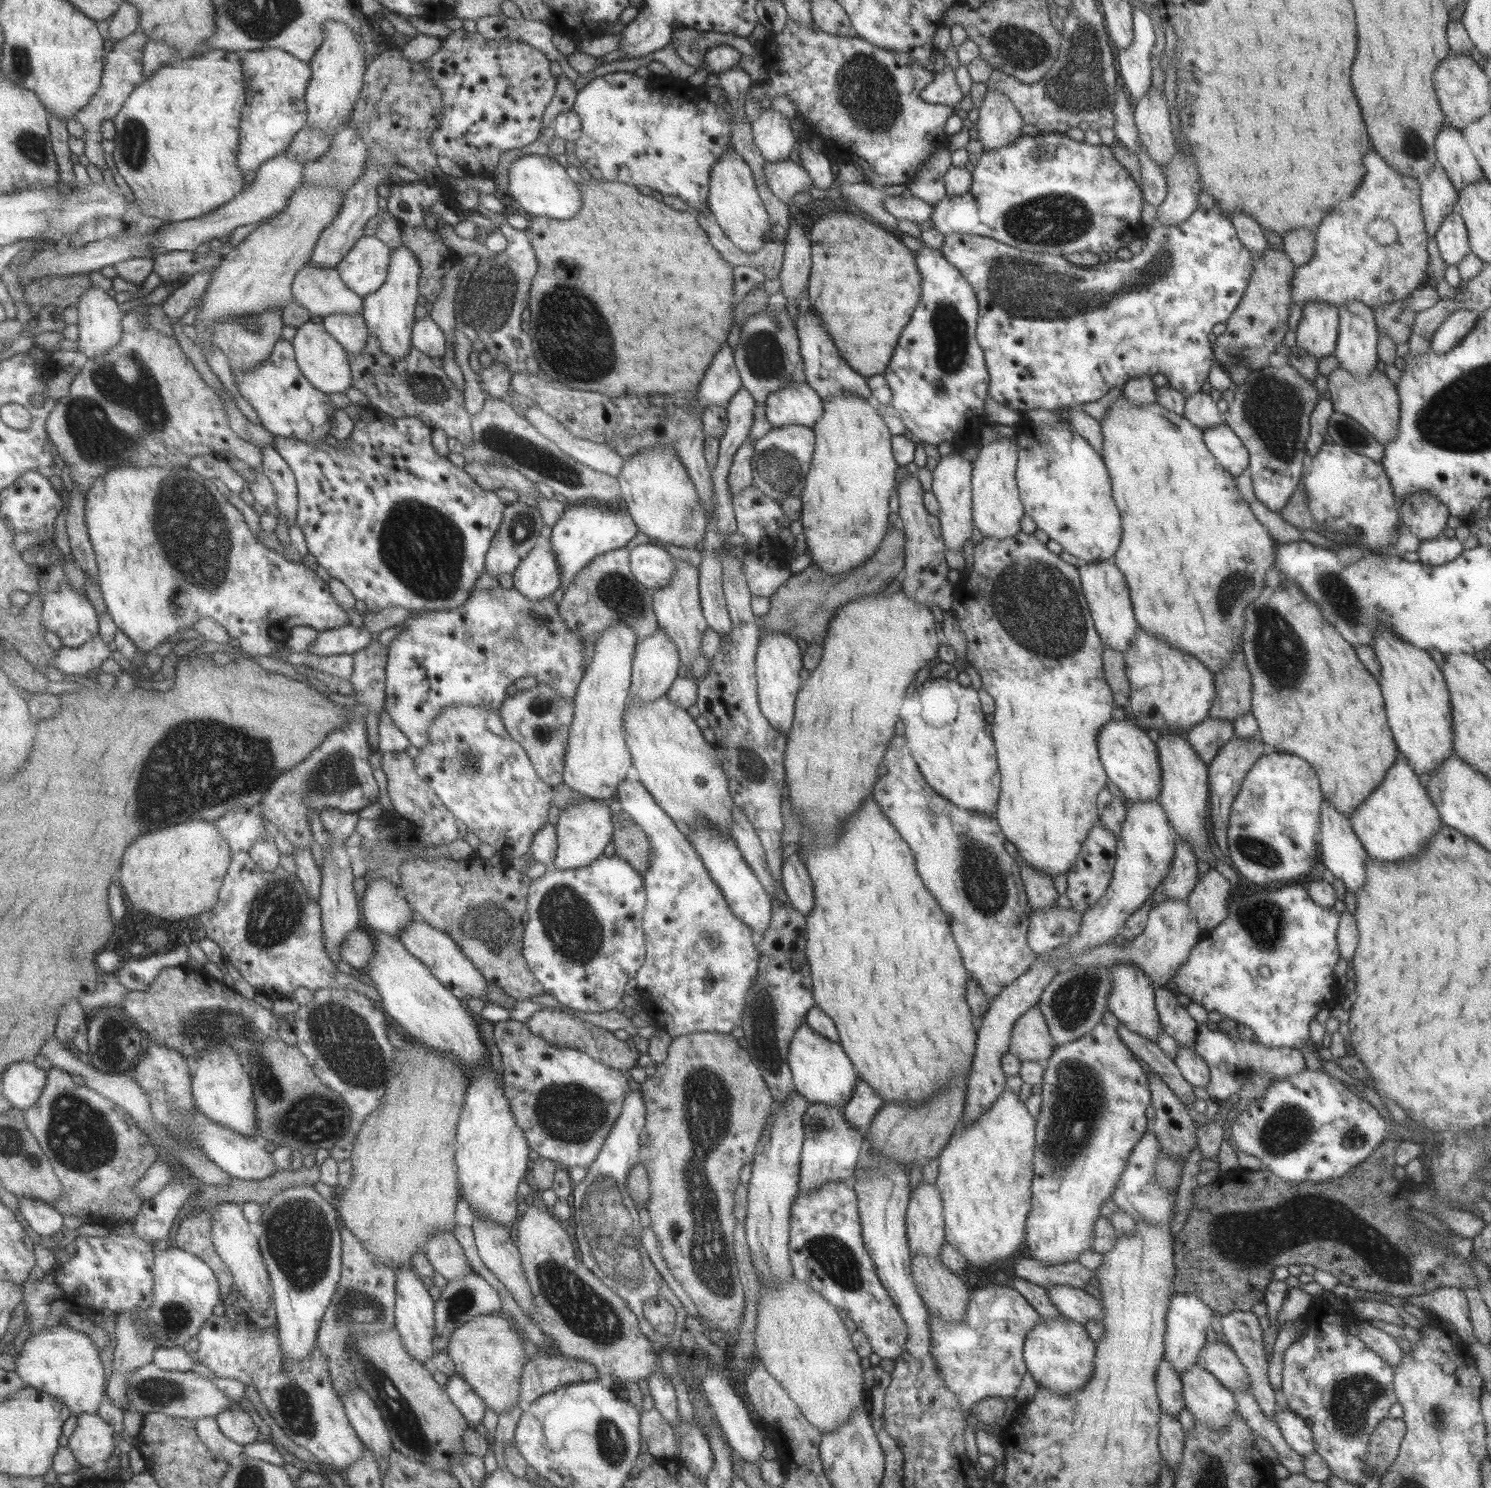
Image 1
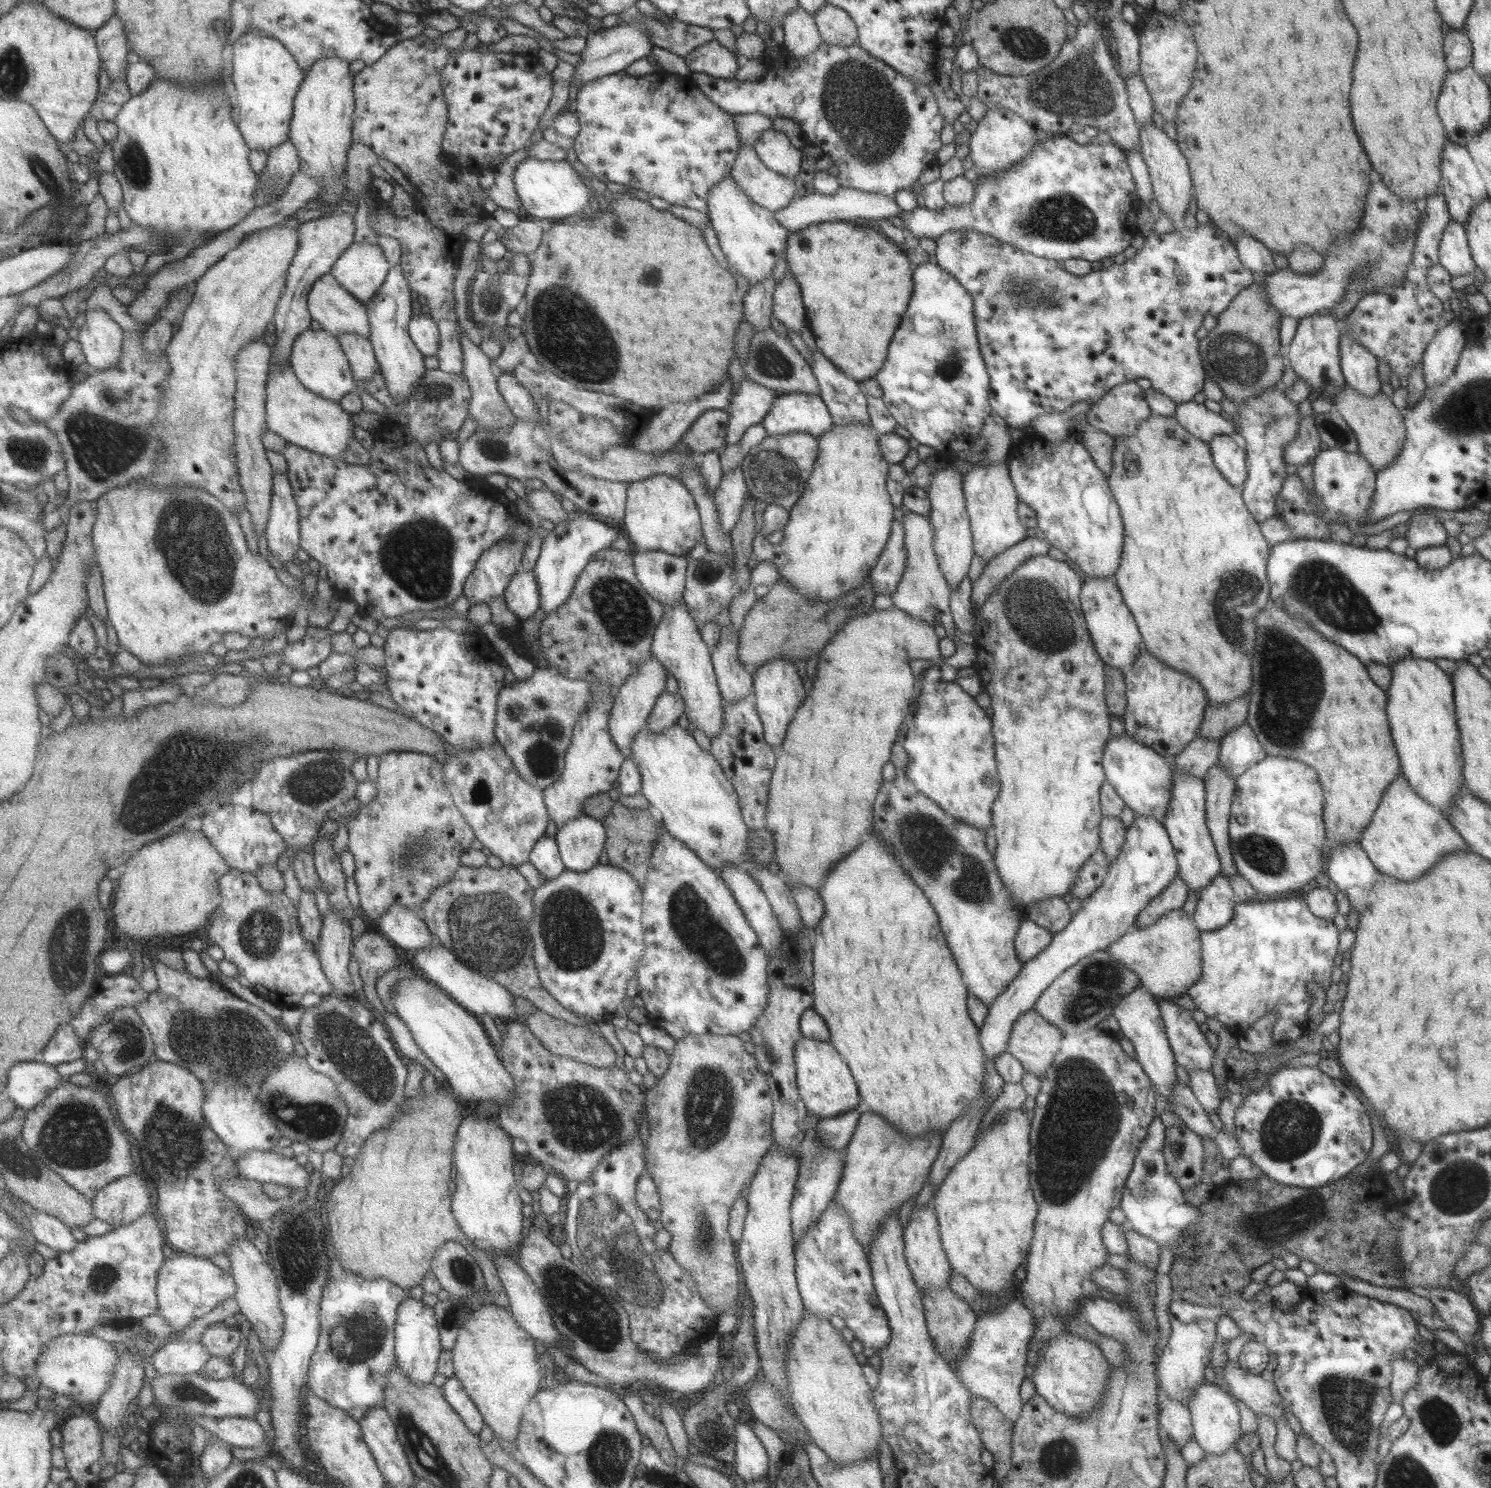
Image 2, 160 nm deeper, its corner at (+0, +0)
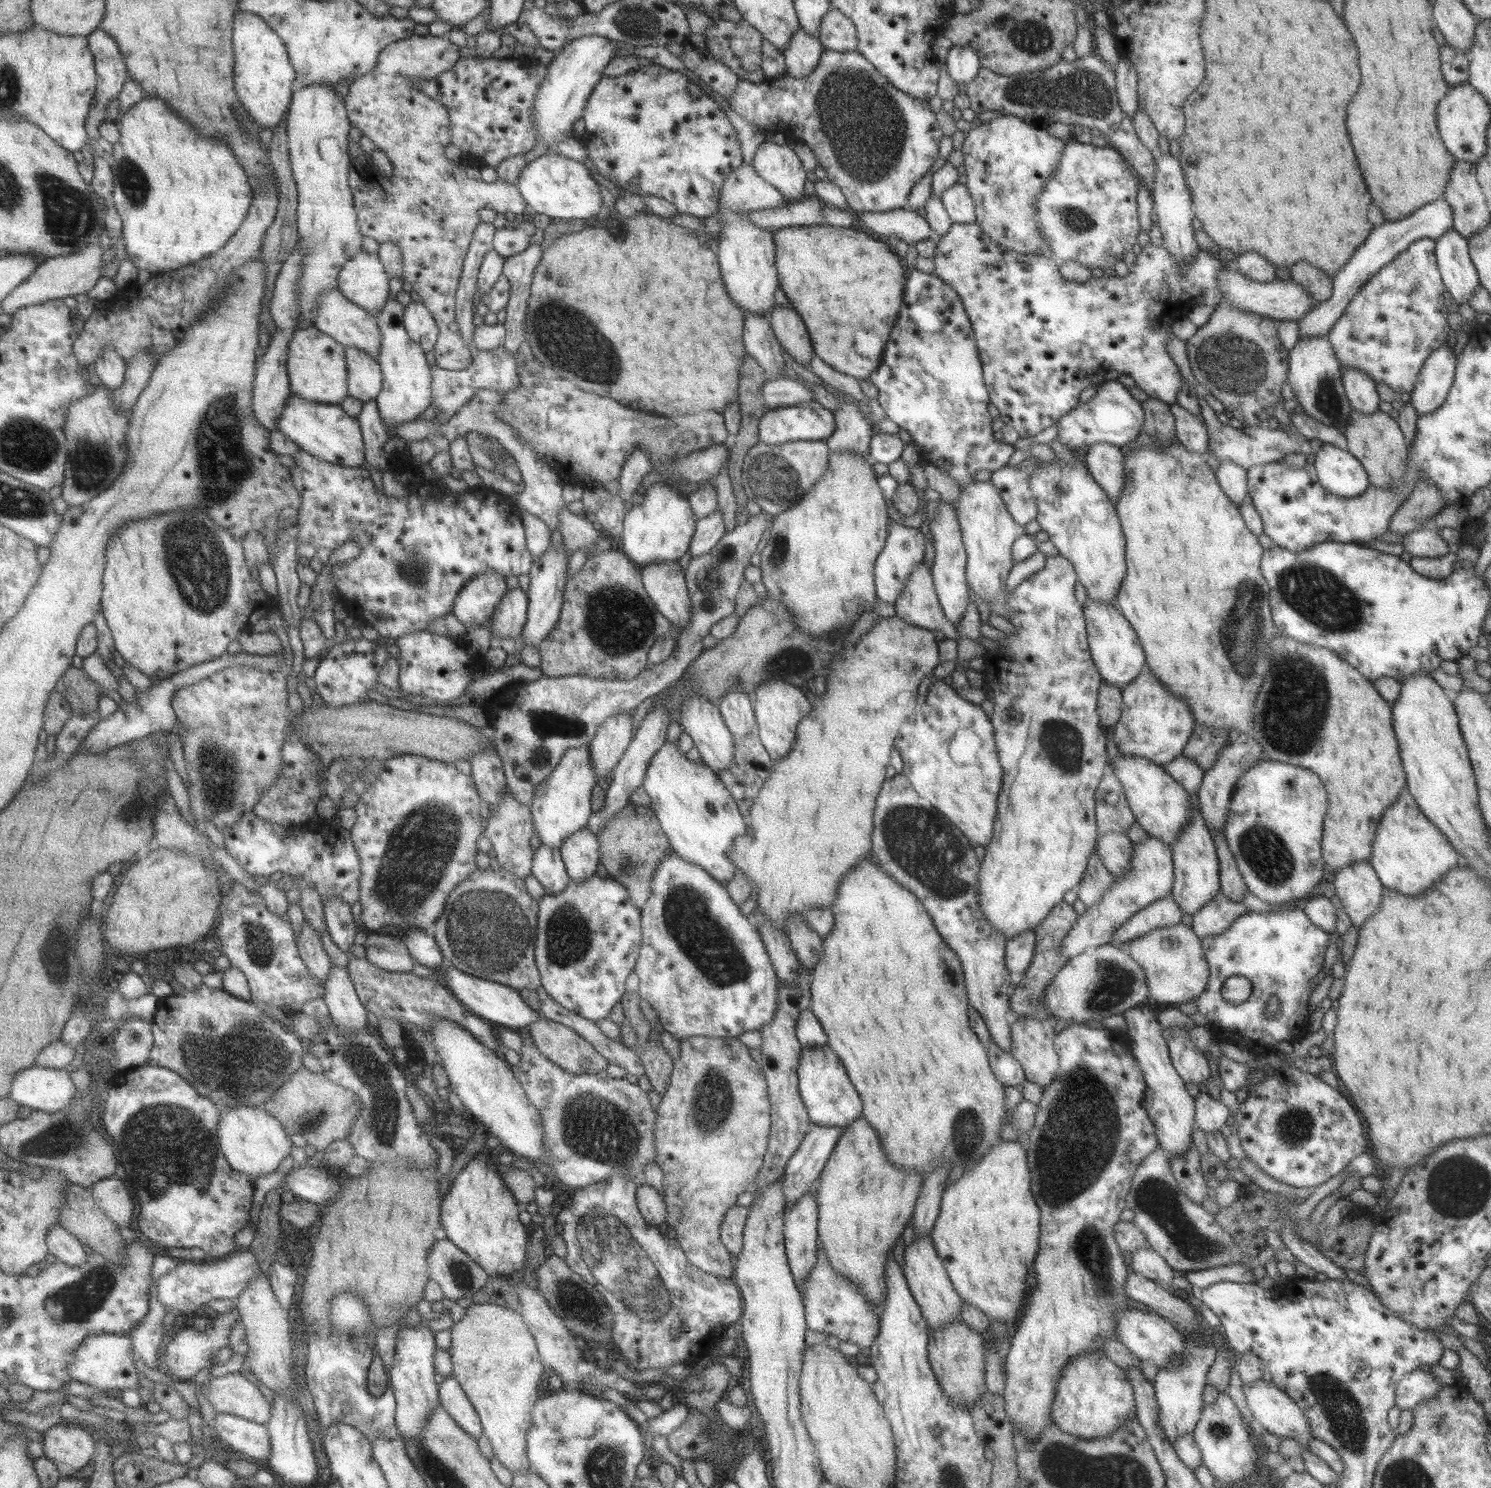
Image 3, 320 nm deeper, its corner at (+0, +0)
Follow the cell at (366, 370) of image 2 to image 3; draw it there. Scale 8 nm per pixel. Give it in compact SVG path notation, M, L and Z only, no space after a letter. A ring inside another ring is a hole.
M353 346L346 347L349 372L349 392L362 403L379 394L382 387L382 372L376 359Z

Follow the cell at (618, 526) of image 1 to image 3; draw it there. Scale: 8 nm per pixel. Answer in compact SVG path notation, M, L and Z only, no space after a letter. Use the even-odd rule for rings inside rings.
M564 546L550 547L539 557L535 558L529 569L529 589L527 593L527 614L521 636L525 638L525 645L527 647L535 647L543 641L555 623L557 623L560 609L563 602L563 590L565 590L565 583L568 581L565 576L566 563L569 554L564 552Z

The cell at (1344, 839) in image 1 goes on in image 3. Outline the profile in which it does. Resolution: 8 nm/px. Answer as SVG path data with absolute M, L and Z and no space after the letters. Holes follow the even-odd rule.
M1356 862L1334 873L1335 895L1349 917L1350 926L1358 928L1377 910L1382 899L1382 884L1368 862Z

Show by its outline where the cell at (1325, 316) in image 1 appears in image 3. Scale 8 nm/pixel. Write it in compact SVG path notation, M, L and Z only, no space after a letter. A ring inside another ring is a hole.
M1306 336L1296 342L1296 345L1288 351L1288 376L1287 382L1291 387L1296 404L1301 406L1303 414L1318 420L1325 426L1334 426L1342 430L1350 419L1351 405L1348 403L1341 378L1342 368L1335 358L1333 349L1326 336Z

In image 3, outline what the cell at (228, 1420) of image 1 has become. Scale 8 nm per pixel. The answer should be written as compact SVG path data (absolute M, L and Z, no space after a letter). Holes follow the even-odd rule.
M220 1412L216 1414L214 1437L229 1448L243 1454L249 1460L269 1460L272 1453L272 1440L268 1424Z

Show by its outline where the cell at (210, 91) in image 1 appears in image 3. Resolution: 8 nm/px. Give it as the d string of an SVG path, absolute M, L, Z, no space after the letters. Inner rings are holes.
M147 98L139 104L135 104L135 107L131 107L123 115L123 119L119 122L119 125L121 126L122 138L120 142L114 145L114 153L110 159L112 170L115 174L115 186L112 198L124 222L122 239L125 242L128 259L132 261L138 270L141 270L141 272L145 272L146 270L150 274L150 277L155 277L156 275L169 273L197 263L205 258L205 256L210 256L224 249L232 241L233 236L240 230L245 218L248 217L255 198L249 177L247 177L243 165L239 163L239 159L237 159L231 145L229 145L229 141L223 139L223 137L217 138L217 140L209 140L199 136L197 134L199 131L191 125L191 122L185 121L181 115L177 115L171 108L167 108L167 104L161 98Z

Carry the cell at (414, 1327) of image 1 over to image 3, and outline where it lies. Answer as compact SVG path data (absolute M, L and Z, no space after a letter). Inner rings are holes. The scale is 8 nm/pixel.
M432 1314L430 1319L422 1318L420 1324L404 1328L398 1332L394 1361L387 1373L387 1382L393 1389L396 1399L395 1425L401 1440L410 1440L428 1423L430 1414L439 1404L438 1384L433 1381L436 1373L432 1360L436 1350L434 1335L427 1329L427 1322L438 1318L439 1314Z

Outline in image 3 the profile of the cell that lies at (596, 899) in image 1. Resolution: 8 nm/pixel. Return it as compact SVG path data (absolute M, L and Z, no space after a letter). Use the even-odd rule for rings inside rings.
M596 874L581 882L571 880L559 894L541 897L536 915L534 963L542 989L564 1009L591 1022L608 1018L609 1010L626 991L625 978L635 966L641 942L640 911L628 900L625 887Z

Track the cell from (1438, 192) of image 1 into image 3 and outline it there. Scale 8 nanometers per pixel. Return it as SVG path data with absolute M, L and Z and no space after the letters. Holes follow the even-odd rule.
M1431 239L1409 244L1392 261L1381 266L1350 298L1341 316L1326 334L1342 371L1346 368L1362 370L1371 377L1371 381L1376 384L1385 383L1395 392L1410 393L1413 390L1423 361L1446 342L1450 332L1447 324L1448 311L1443 304L1444 286L1436 265L1434 246L1435 241Z

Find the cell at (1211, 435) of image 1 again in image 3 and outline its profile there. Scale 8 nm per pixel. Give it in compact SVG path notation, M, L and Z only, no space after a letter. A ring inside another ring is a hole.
M1224 460L1214 472L1222 493L1238 507L1247 498L1246 470Z

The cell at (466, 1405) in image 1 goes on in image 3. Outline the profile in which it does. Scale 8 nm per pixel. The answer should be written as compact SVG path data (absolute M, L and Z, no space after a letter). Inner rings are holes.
M444 1377L438 1384L438 1397L439 1404L463 1432L474 1439L482 1435L480 1418L455 1377Z

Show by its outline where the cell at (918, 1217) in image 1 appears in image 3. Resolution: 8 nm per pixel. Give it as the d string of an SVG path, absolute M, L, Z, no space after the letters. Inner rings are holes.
M930 1235L913 1237L913 1241L904 1249L903 1258L902 1272L913 1300L925 1319L928 1332L929 1329L940 1328L946 1322L956 1320L960 1316L962 1302L943 1268L941 1259L937 1256Z

